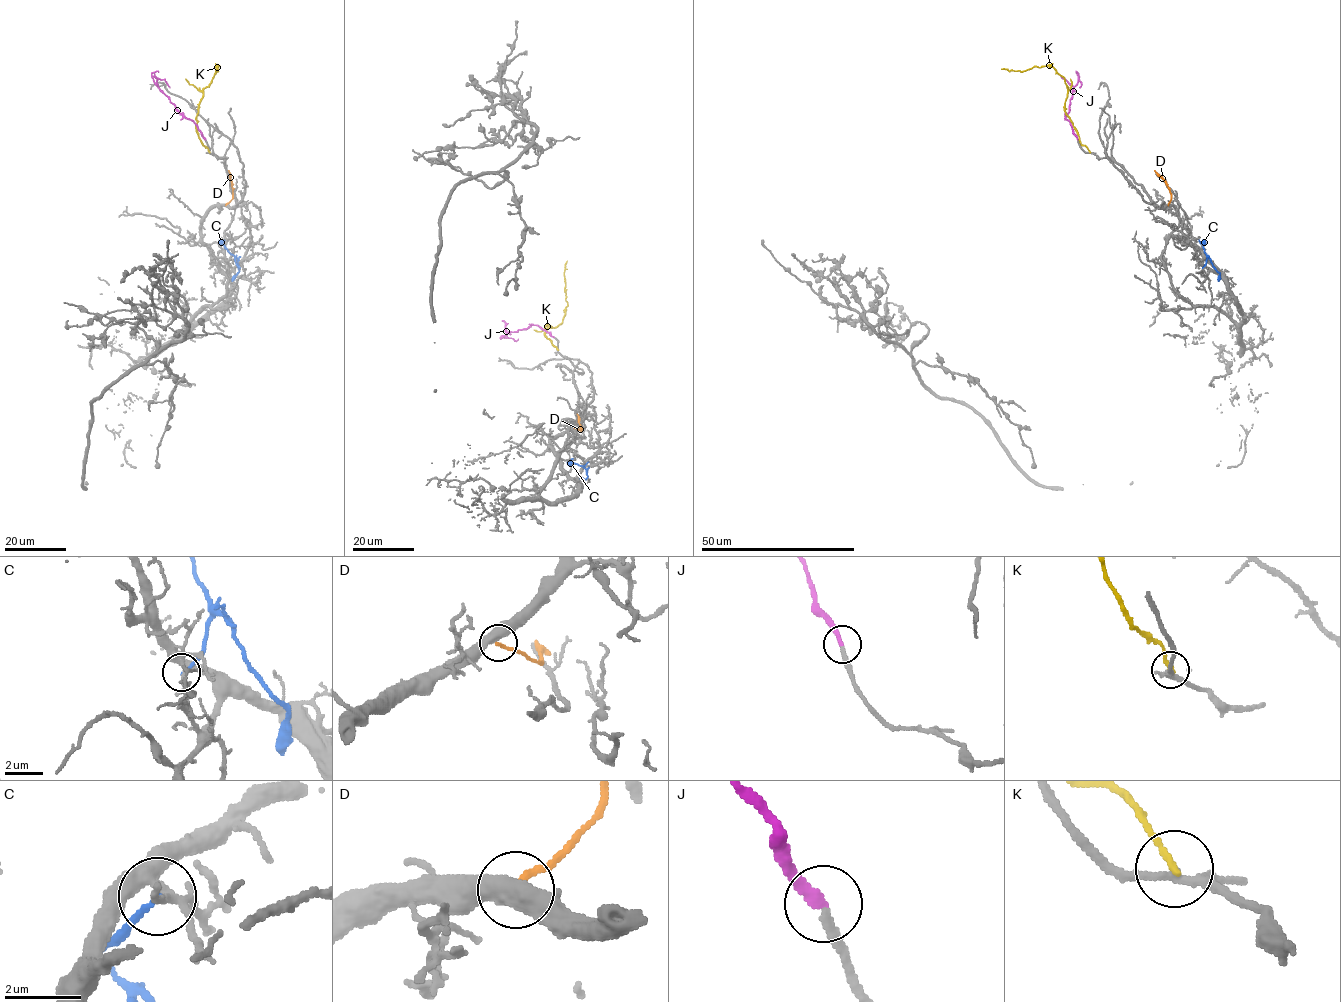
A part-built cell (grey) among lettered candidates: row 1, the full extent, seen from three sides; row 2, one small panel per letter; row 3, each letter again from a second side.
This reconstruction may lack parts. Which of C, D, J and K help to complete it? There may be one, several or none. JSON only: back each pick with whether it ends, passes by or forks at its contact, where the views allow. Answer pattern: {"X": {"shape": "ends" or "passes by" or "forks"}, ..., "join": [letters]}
{"J": {"shape": "ends"}, "join": ["J"]}

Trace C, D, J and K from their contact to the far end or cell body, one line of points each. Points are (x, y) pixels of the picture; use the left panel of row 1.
C: (240, 267), (236, 258), (239, 272), (232, 281)
D: (226, 205), (233, 198), (228, 170)
J: (205, 139), (198, 127), (179, 111), (154, 82), (152, 73), (164, 80), (169, 87)
K: (209, 152), (196, 130), (196, 115), (203, 90), (217, 65), (216, 70), (219, 69)

